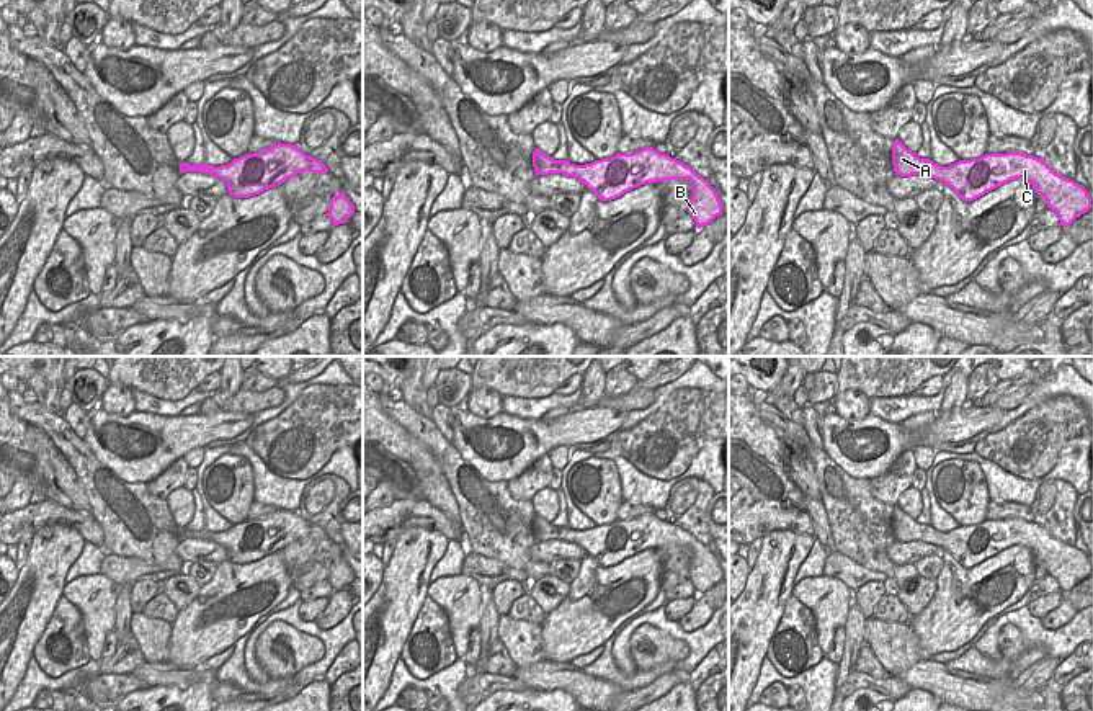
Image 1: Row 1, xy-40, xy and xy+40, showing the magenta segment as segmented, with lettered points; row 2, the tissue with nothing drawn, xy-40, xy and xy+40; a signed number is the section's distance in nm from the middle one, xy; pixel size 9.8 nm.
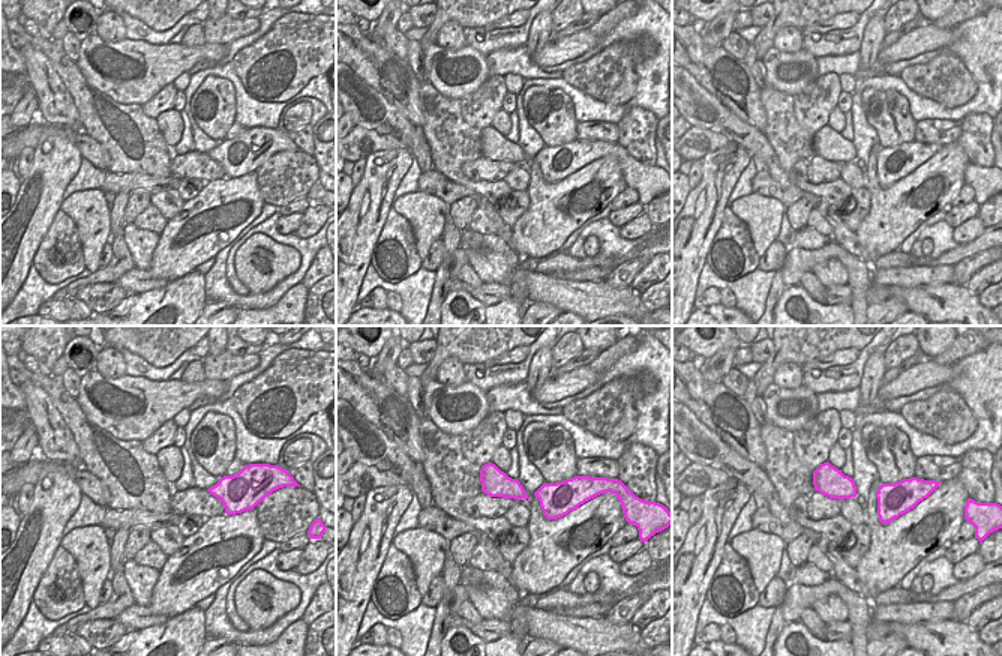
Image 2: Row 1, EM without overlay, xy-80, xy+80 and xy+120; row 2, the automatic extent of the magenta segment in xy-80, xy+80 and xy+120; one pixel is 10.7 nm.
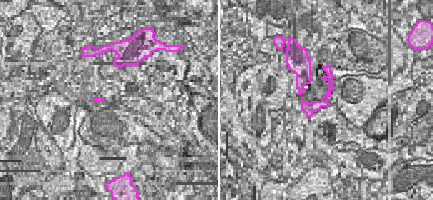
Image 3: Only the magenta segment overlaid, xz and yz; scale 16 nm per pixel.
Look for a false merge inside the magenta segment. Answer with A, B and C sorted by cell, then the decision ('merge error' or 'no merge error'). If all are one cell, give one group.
A B C; no merge error

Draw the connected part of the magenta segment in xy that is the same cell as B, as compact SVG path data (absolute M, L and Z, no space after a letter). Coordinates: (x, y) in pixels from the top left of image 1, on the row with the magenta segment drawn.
M644 147L632 154L616 154L611 159L575 165L569 160L554 160L539 149L533 152L536 175L562 173L578 178L601 201L611 201L624 193L645 185L668 180L688 180L693 185L688 212L701 229L722 214L722 203L707 180L691 167L660 154L654 147Z

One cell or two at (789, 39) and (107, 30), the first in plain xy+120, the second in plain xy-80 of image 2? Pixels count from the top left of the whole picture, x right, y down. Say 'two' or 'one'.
one

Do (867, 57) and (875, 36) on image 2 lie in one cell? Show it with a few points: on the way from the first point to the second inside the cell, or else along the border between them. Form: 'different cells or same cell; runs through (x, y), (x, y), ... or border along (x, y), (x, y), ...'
same cell; runs through (869, 53), (872, 41)

